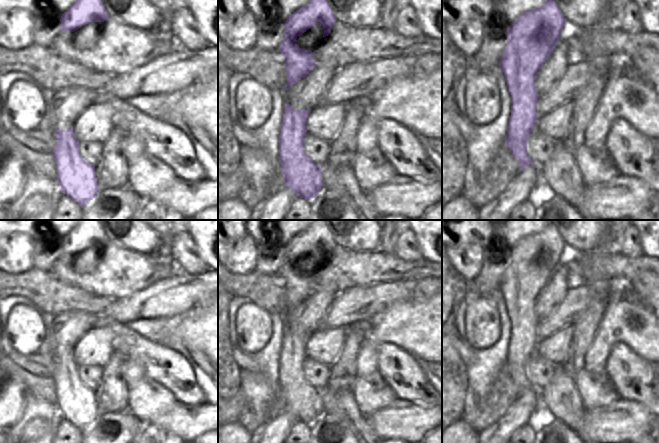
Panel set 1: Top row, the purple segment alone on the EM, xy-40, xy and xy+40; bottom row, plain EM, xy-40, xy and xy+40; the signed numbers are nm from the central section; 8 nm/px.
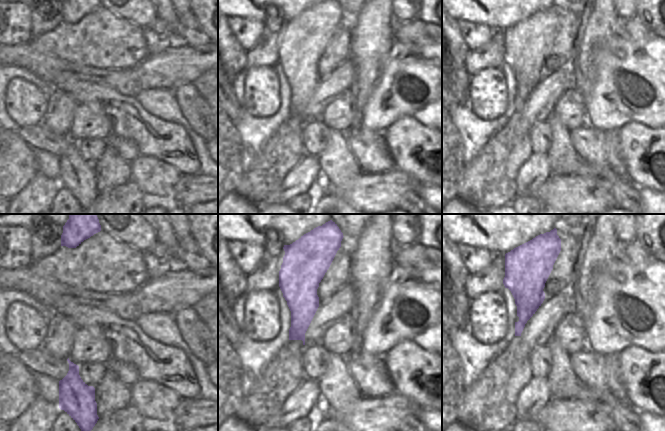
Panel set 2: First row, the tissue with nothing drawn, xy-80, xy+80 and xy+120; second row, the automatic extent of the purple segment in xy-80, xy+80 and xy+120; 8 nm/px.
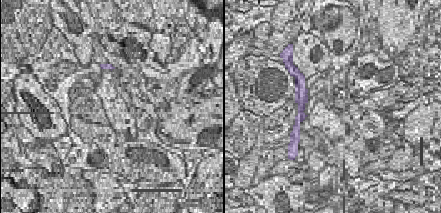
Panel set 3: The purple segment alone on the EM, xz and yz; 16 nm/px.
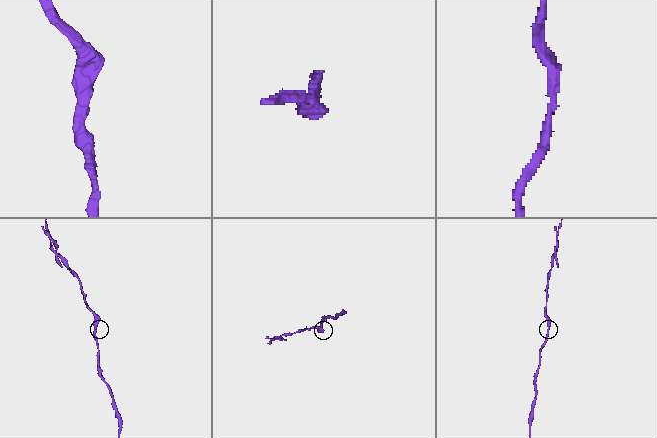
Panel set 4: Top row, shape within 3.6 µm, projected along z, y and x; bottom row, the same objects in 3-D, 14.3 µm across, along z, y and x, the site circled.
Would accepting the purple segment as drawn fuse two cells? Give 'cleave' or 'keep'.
keep

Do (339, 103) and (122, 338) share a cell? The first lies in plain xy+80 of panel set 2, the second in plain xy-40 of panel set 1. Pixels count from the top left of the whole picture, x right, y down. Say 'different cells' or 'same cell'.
different cells

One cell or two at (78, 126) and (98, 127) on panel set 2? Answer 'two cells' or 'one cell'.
one cell

